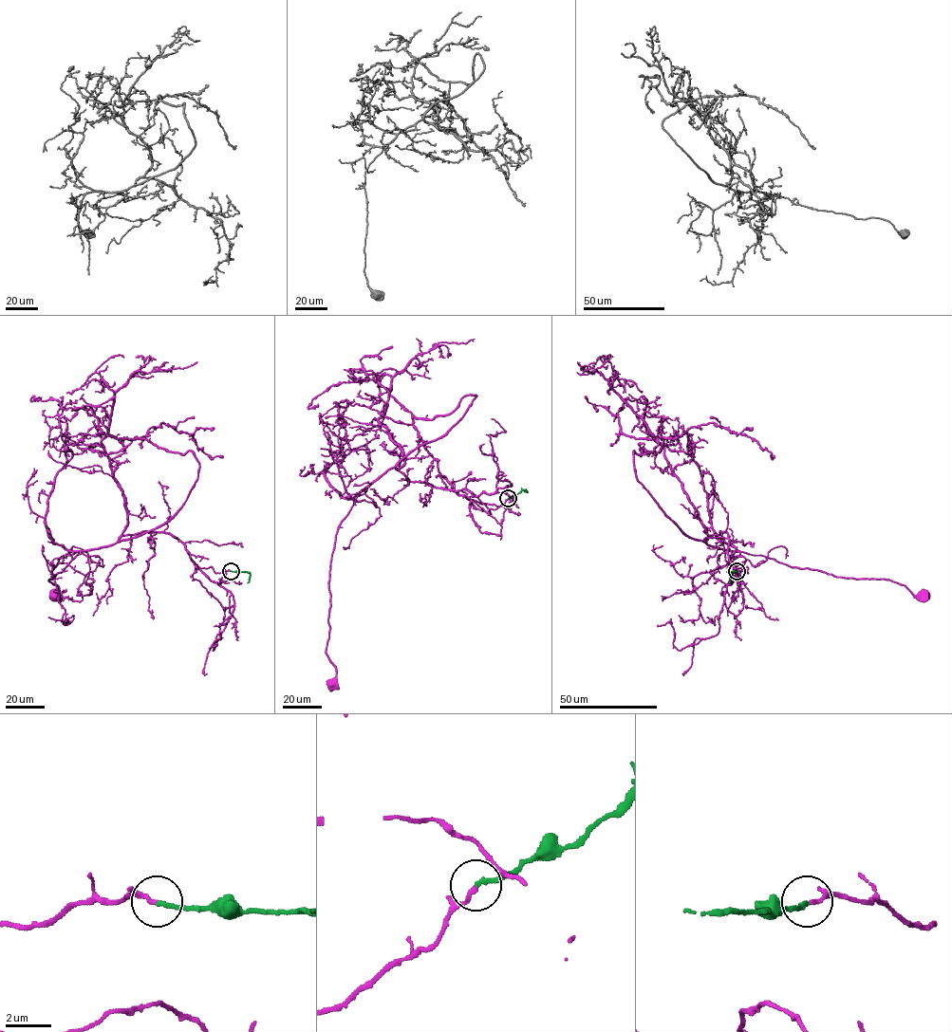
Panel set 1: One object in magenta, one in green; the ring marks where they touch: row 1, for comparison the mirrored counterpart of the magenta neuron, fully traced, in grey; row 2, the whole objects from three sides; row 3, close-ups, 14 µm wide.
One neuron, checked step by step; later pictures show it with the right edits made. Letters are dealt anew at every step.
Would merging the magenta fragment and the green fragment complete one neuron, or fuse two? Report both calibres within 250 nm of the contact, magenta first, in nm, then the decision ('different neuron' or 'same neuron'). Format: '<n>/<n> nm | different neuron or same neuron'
200/200 nm | same neuron

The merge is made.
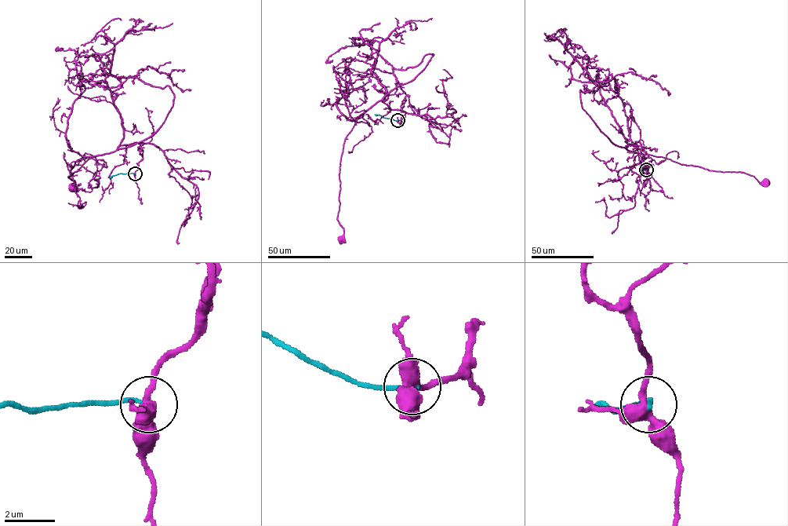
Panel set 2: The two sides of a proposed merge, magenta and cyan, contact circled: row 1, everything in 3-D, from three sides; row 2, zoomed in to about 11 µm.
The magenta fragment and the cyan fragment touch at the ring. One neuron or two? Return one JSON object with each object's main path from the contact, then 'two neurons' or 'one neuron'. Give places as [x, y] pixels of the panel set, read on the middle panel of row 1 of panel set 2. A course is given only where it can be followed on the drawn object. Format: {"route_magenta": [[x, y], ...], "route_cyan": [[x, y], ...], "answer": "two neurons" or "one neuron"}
{"route_magenta": [[397, 120], [404, 117], [402, 111], [376, 102], [357, 118], [345, 140], [337, 219], [343, 228], [341, 239]], "route_cyan": [[397, 120], [375, 115]], "answer": "two neurons"}

